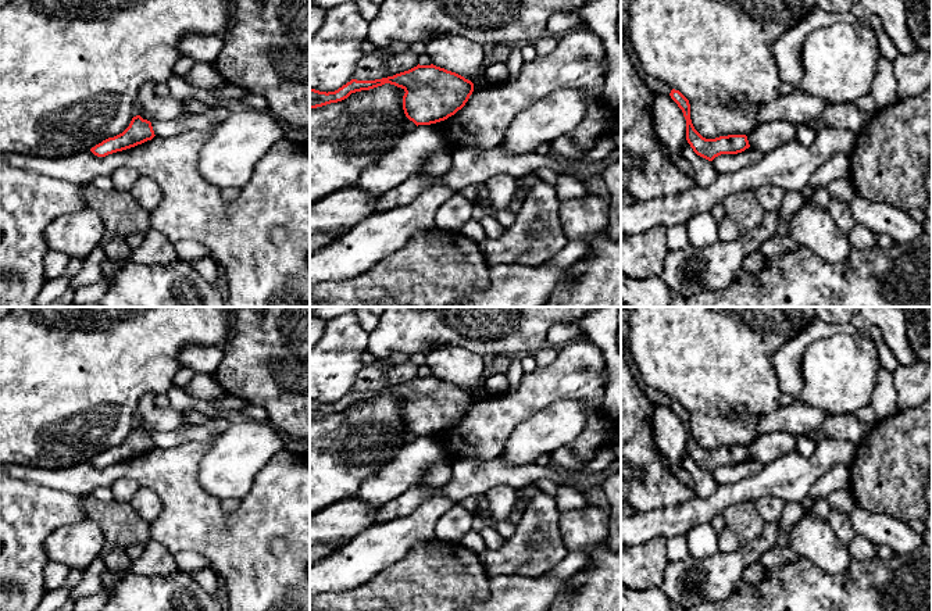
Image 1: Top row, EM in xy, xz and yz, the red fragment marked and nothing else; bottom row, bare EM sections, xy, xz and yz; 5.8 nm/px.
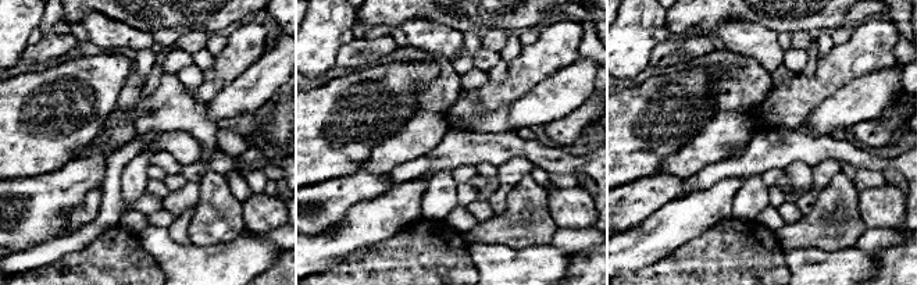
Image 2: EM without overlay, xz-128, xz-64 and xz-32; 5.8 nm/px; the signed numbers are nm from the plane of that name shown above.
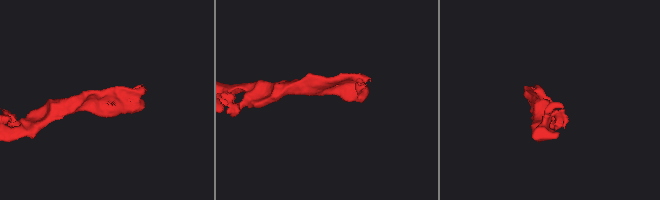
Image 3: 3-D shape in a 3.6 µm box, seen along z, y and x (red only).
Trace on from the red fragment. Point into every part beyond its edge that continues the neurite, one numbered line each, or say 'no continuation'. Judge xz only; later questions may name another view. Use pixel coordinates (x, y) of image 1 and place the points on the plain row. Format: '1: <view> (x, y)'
no continuation

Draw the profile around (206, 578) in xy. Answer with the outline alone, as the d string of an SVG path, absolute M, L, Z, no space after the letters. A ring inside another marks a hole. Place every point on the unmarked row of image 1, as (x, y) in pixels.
M208 567L199 571L186 572L193 580L196 580L208 594L218 599L219 576Z

